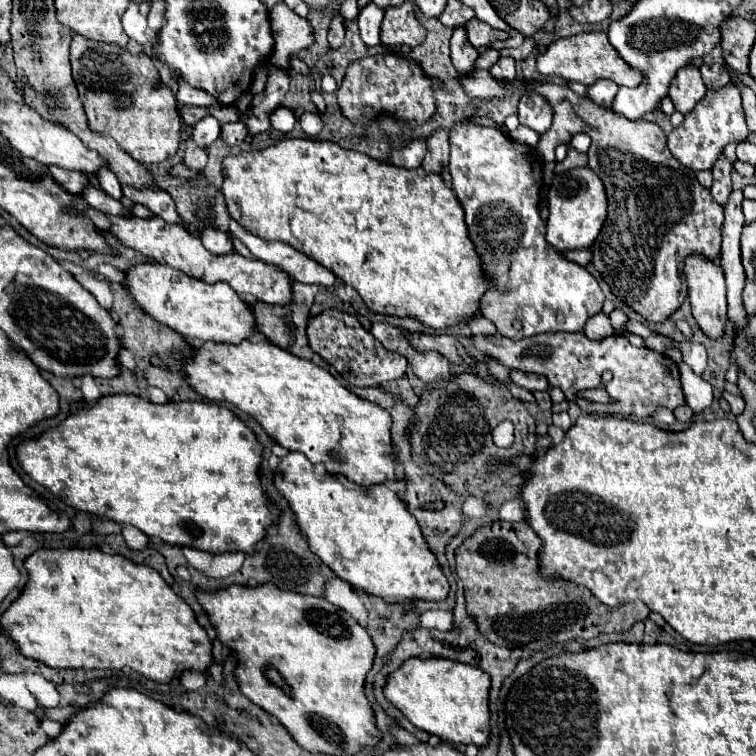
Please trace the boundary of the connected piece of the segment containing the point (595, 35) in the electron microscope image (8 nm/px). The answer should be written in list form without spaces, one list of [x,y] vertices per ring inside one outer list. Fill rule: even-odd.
[[[592,31],[592,33],[580,33],[564,39],[556,39],[544,53],[536,57],[536,69],[542,75],[558,75],[566,81],[578,81],[584,85],[592,85],[598,79],[612,79],[618,85],[634,87],[638,83],[638,73],[630,69],[616,53],[614,47],[608,43],[606,33]]]

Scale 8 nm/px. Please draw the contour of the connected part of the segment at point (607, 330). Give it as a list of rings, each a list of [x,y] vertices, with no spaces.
[[[598,313],[594,317],[590,317],[584,325],[584,333],[590,337],[590,339],[604,339],[608,335],[614,333],[610,321],[608,321],[608,315],[606,313]]]

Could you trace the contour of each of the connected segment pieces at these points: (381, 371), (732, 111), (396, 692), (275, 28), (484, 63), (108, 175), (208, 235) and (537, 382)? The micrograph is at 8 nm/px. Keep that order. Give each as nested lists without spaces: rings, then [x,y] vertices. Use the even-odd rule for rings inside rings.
[[[328,309],[320,313],[318,317],[308,319],[308,343],[314,353],[318,353],[330,367],[336,369],[338,375],[346,375],[346,383],[352,387],[378,387],[388,381],[396,381],[404,377],[408,361],[406,357],[400,357],[396,353],[390,353],[382,347],[380,341],[376,341],[360,323],[356,317],[338,311]]]
[[[724,85],[722,89],[708,91],[704,99],[700,99],[698,105],[684,117],[684,121],[672,129],[668,135],[668,149],[682,165],[692,171],[702,171],[704,167],[712,169],[724,147],[728,143],[746,141],[748,133],[750,131],[744,119],[740,93],[732,85]]]
[[[406,659],[388,675],[384,697],[402,711],[402,715],[418,729],[440,737],[446,743],[478,745],[488,741],[488,689],[490,675],[478,667],[470,667],[450,659]]]
[[[284,1],[276,3],[270,9],[270,23],[276,41],[270,63],[288,69],[290,57],[300,53],[302,49],[308,49],[314,43],[314,29],[310,21],[298,17]]]
[[[484,49],[484,51],[478,55],[476,67],[478,67],[478,69],[490,69],[498,59],[500,59],[500,53],[498,53],[496,49]]]
[[[102,167],[102,169],[98,169],[96,173],[94,173],[94,177],[98,179],[98,183],[100,183],[100,187],[110,195],[110,197],[114,197],[114,199],[120,199],[122,197],[122,191],[120,191],[120,183],[118,183],[118,179],[116,179],[116,175],[110,171],[110,169],[106,169],[106,167]]]
[[[206,227],[202,233],[200,233],[200,239],[202,239],[202,245],[210,251],[210,253],[216,253],[216,255],[226,255],[226,253],[232,253],[232,239],[228,233],[216,229],[216,227]]]
[[[510,371],[510,381],[522,389],[528,389],[528,391],[544,391],[548,389],[548,381],[546,377],[542,375],[536,375],[536,373],[522,373],[522,371]]]

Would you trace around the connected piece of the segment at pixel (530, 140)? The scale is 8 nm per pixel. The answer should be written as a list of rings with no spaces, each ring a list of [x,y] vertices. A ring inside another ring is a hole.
[[[518,125],[518,129],[510,131],[510,137],[512,137],[514,141],[518,141],[518,143],[528,145],[528,147],[536,147],[536,143],[538,143],[538,139],[540,139],[538,133],[534,133],[530,127],[524,127],[524,125]]]

